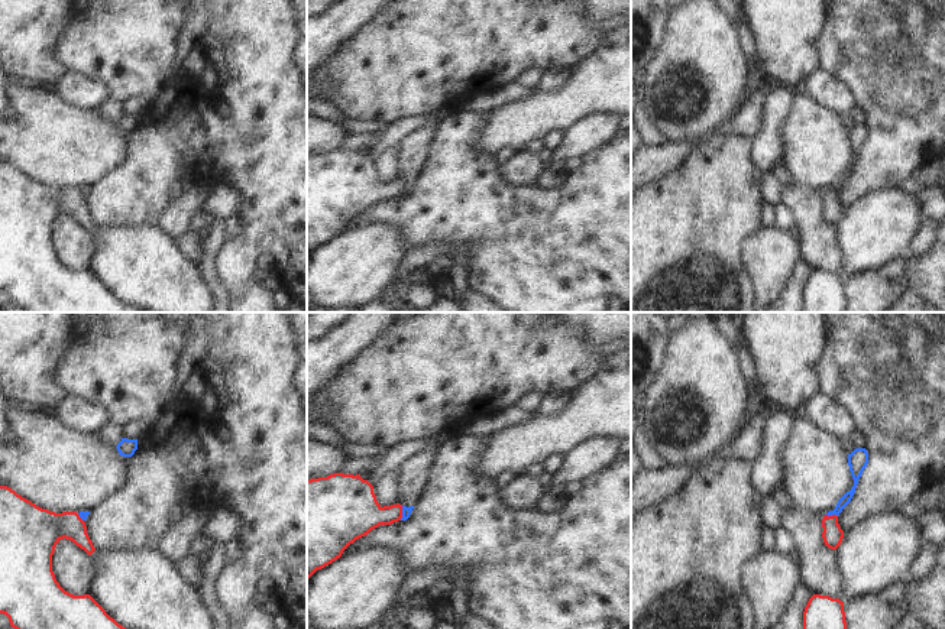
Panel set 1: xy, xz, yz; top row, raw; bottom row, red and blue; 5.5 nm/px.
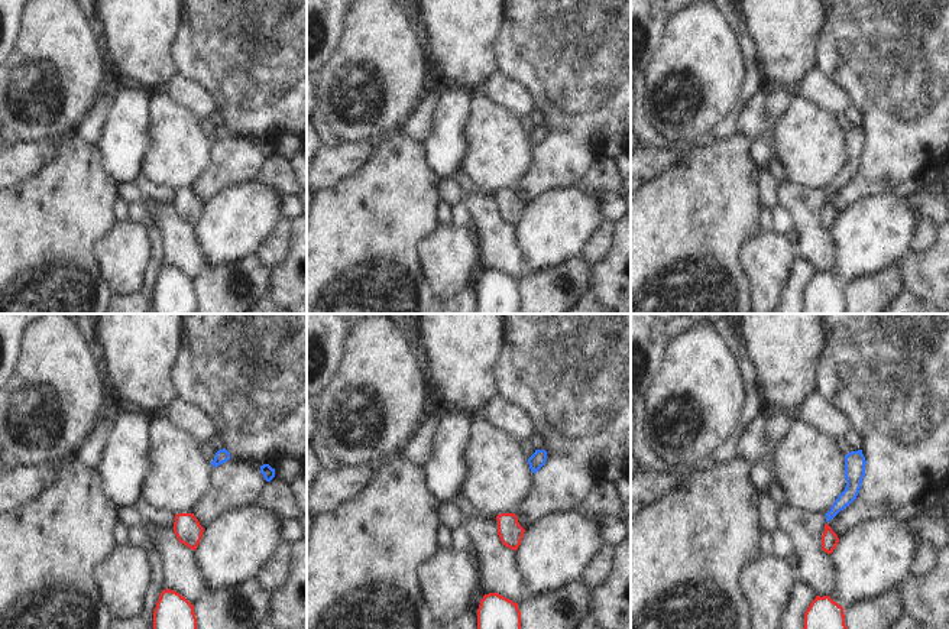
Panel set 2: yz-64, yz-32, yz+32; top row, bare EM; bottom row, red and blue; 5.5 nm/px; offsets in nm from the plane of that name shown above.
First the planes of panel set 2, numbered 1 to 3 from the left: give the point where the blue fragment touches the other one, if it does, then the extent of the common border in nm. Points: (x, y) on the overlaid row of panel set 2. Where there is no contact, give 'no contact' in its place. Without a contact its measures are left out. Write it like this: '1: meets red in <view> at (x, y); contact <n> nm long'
1: no contact
2: no contact
3: no contact

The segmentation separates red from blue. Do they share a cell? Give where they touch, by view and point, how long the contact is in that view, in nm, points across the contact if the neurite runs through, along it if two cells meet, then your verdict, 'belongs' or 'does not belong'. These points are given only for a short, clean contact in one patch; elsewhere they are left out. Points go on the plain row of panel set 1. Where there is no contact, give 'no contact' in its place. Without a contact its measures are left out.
contact yz (832, 191); length 70 nm; border yz (825, 190), (837, 193); does not belong

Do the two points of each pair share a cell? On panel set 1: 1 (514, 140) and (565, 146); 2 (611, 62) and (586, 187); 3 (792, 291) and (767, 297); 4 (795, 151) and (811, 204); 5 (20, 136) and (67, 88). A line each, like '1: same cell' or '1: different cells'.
1: different cells
2: different cells
3: different cells
4: different cells
5: different cells

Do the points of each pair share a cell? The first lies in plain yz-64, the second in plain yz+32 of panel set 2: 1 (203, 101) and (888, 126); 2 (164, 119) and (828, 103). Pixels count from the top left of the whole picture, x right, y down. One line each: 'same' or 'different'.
1: different
2: different

